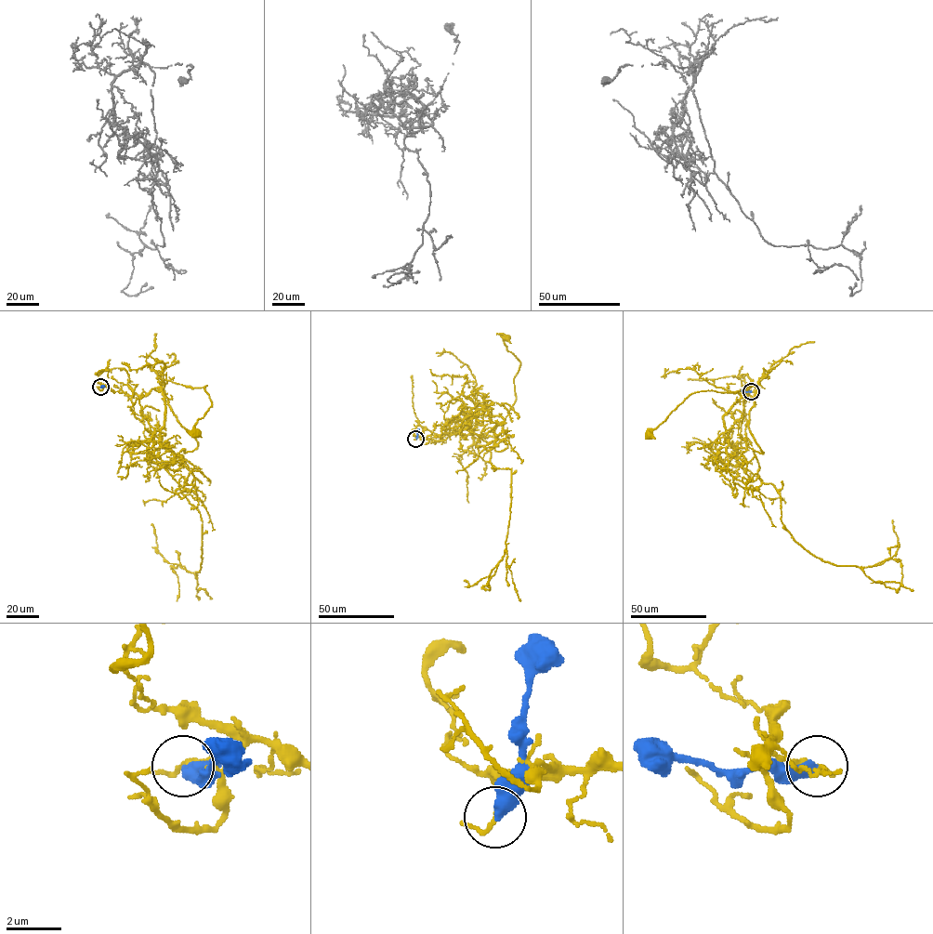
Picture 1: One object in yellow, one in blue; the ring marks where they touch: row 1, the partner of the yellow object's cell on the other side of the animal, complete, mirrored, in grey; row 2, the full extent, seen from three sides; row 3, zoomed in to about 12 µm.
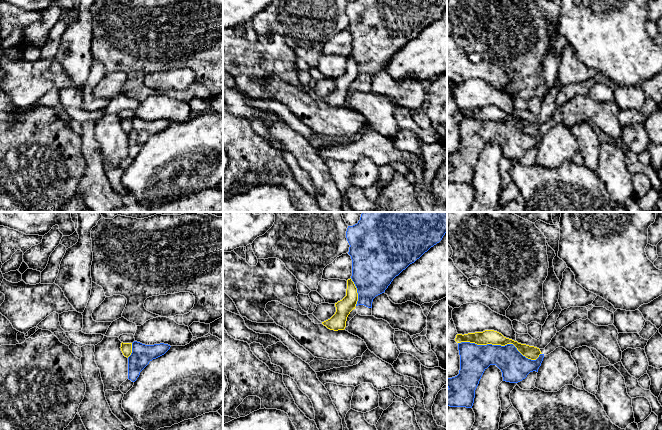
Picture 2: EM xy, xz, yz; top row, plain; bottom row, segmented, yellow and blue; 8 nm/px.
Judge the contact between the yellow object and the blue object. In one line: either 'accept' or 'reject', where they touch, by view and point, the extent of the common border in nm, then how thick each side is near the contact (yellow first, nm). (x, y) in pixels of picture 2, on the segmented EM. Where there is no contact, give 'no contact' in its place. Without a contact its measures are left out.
reject | yz (500, 344) | 700 nm | 110/240 nm

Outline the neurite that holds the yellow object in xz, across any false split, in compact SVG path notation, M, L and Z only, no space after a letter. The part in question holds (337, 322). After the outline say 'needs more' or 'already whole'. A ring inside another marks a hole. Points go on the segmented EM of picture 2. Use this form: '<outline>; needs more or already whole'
M352 279L347 280L346 296L335 303L336 312L328 320L322 322L330 330L344 330L346 327L347 317L355 309L358 301L357 288Z; already whole

